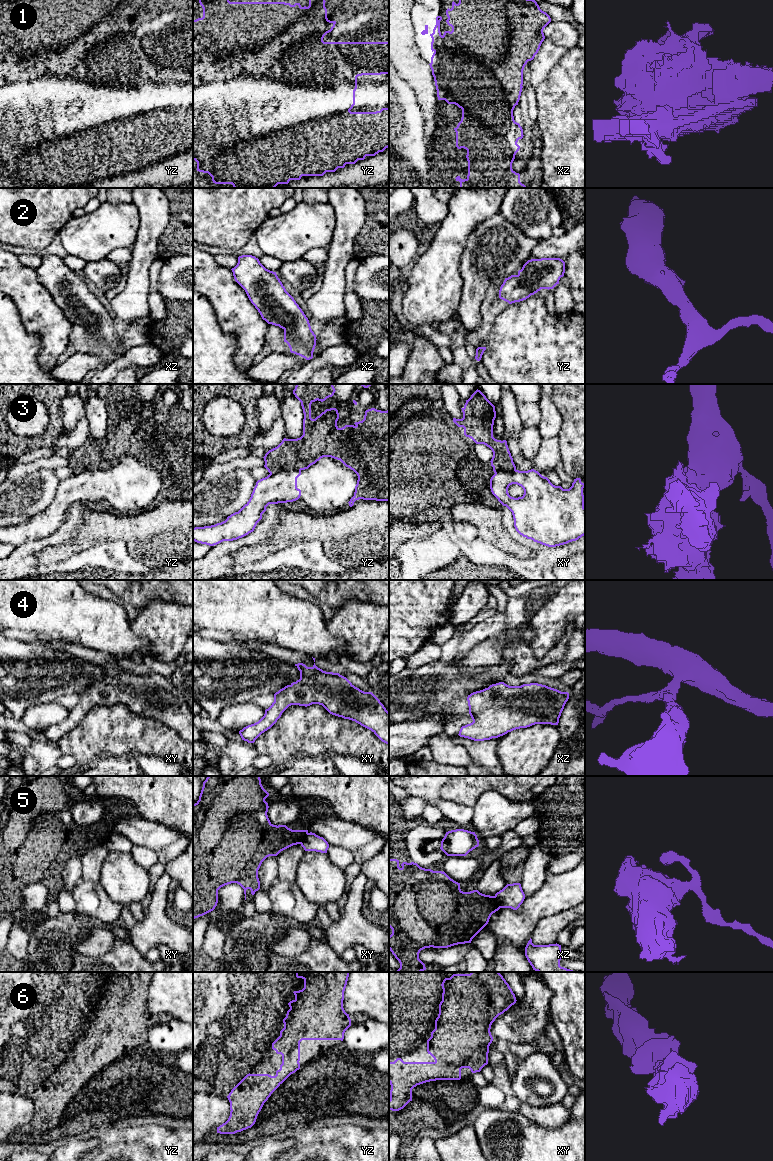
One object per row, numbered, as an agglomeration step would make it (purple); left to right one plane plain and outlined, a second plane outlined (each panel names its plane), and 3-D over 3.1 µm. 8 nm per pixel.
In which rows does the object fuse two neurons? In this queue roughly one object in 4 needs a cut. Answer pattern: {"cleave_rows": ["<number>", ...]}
{"cleave_rows": ["1", "3", "5"]}

